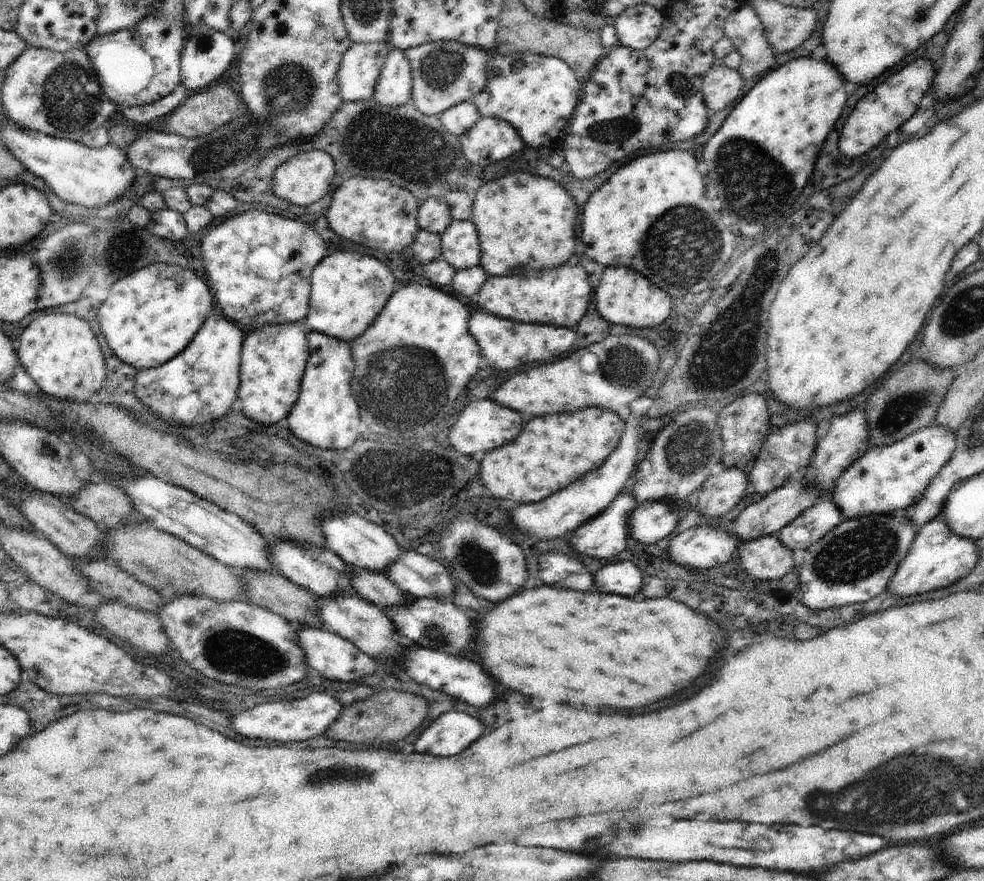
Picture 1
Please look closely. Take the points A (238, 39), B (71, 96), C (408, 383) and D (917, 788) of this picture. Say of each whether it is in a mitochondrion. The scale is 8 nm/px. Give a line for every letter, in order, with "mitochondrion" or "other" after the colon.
A: other
B: mitochondrion
C: mitochondrion
D: mitochondrion

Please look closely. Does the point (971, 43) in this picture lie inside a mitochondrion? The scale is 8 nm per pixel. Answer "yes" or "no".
no

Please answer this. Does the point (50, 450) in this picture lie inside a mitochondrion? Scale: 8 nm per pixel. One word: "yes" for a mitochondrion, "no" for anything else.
no

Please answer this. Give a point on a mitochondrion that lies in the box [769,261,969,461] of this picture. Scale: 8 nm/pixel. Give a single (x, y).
(900, 412)

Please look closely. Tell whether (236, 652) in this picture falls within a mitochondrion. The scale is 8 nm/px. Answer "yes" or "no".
yes

